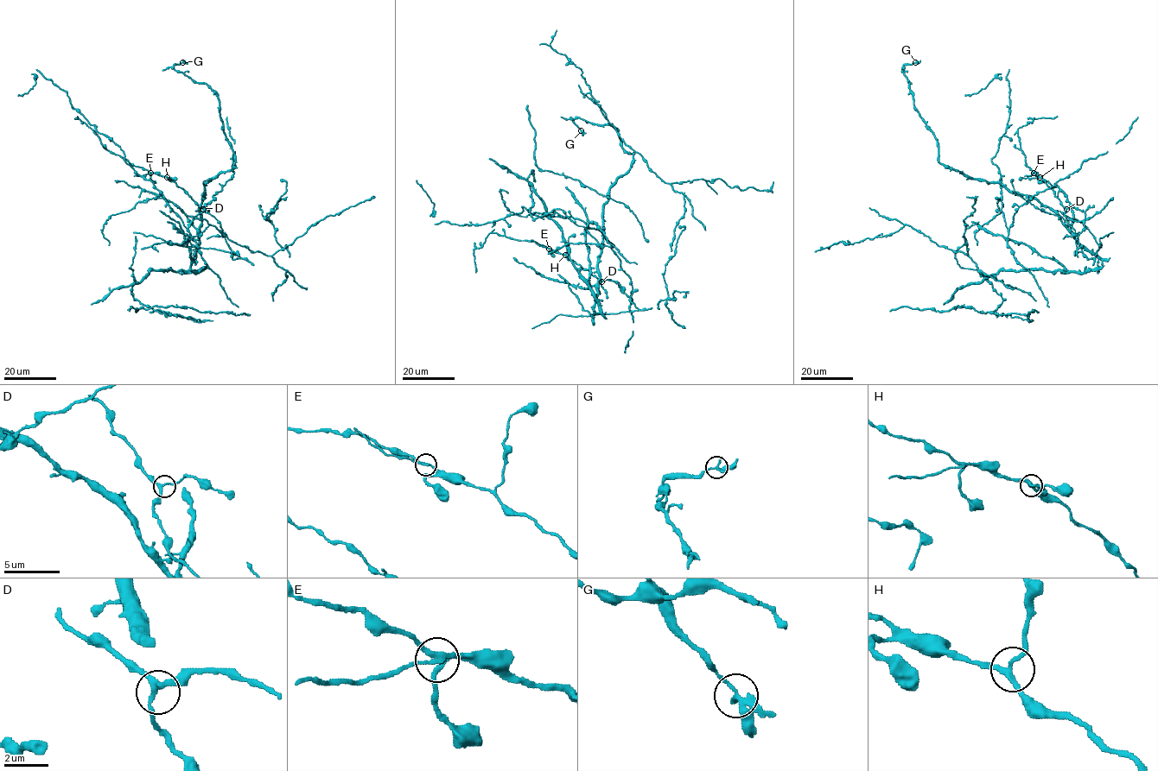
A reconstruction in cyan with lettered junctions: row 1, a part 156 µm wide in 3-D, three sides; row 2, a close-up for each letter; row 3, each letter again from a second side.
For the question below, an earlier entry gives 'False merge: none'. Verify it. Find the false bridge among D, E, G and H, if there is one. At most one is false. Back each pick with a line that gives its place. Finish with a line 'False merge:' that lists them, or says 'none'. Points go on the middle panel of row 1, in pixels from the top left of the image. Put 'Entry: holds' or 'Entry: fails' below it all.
E: (549, 249)
False merge: E
Entry: fails

